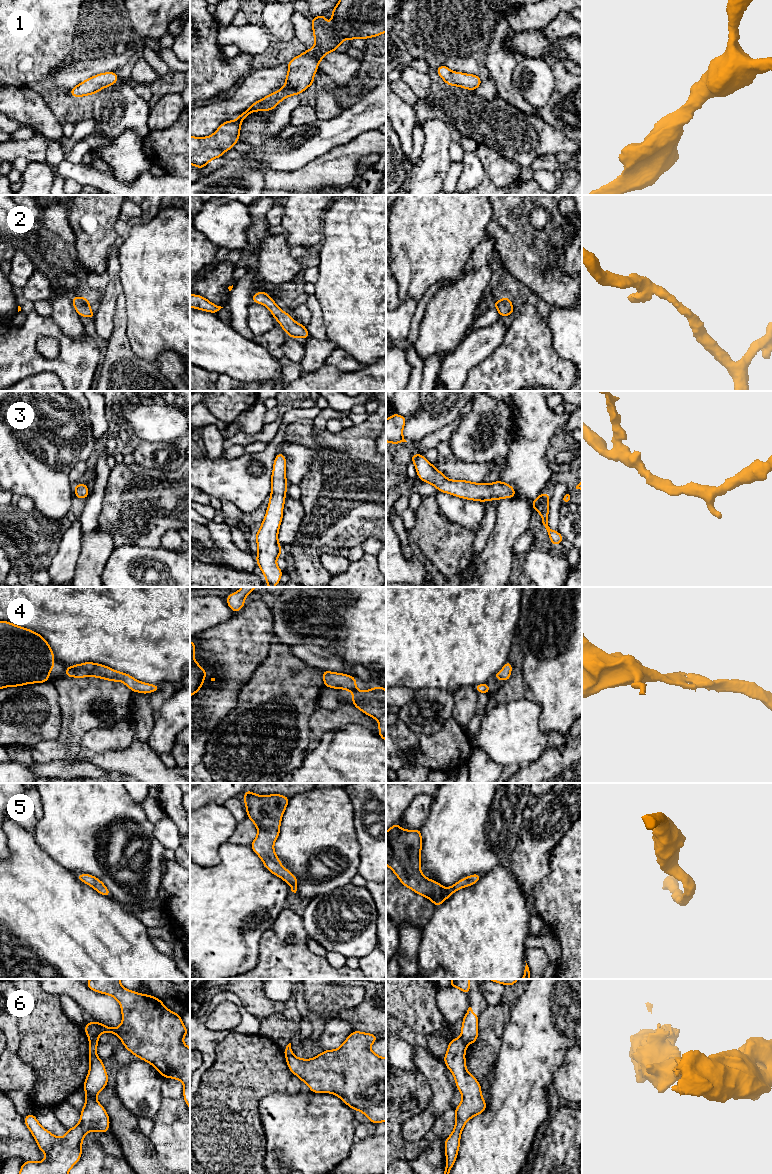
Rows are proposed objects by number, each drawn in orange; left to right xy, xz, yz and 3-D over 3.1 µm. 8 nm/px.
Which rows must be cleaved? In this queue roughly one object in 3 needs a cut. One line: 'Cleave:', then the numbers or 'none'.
Cleave: 6

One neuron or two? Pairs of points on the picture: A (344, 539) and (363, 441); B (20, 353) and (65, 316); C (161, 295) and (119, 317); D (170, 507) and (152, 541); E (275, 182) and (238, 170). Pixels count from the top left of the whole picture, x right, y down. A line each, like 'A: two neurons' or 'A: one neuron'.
A: one neuron
B: two neurons
C: two neurons
D: one neuron
E: two neurons

